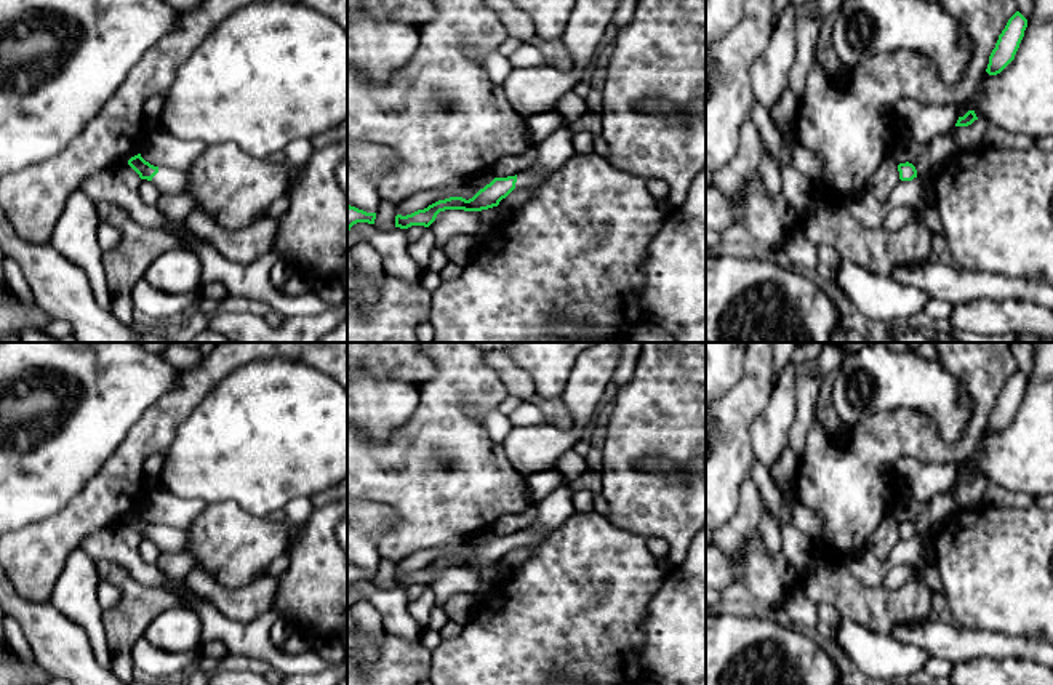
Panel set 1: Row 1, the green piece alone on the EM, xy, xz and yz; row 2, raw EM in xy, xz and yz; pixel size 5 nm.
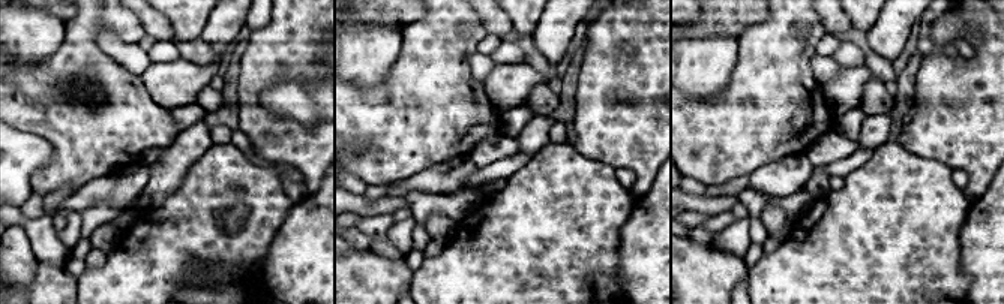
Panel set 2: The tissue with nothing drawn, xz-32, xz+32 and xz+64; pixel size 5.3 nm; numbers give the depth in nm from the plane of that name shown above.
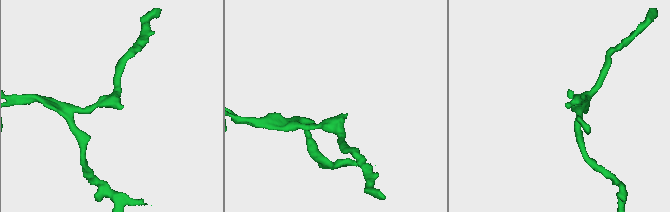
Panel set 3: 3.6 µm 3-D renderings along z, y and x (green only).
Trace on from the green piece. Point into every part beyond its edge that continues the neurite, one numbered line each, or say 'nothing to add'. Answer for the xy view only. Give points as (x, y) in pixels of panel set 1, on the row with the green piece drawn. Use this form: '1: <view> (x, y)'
1: xy (167, 180)

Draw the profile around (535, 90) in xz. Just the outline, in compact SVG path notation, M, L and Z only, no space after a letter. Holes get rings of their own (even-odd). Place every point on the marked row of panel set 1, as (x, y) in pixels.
M578 0L560 37L576 69L562 72L549 64L514 67L502 83L510 106L523 117L555 110L562 94L575 90L583 72L595 61L600 40L621 0Z

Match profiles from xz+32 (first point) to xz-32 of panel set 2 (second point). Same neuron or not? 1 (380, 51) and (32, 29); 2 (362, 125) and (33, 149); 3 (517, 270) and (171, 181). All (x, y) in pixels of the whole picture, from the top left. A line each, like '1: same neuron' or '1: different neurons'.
1: same neuron
2: different neurons
3: different neurons

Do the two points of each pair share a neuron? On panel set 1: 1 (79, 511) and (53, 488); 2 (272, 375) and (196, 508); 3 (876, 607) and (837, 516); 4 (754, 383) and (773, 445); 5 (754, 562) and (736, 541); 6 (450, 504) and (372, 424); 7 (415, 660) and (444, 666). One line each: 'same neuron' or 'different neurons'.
1: different neurons
2: different neurons
3: different neurons
4: different neurons
5: different neurons
6: different neurons
7: different neurons

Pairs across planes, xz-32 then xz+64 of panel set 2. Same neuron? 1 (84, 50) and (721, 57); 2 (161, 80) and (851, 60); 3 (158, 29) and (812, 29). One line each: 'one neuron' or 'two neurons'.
1: two neurons
2: two neurons
3: two neurons

